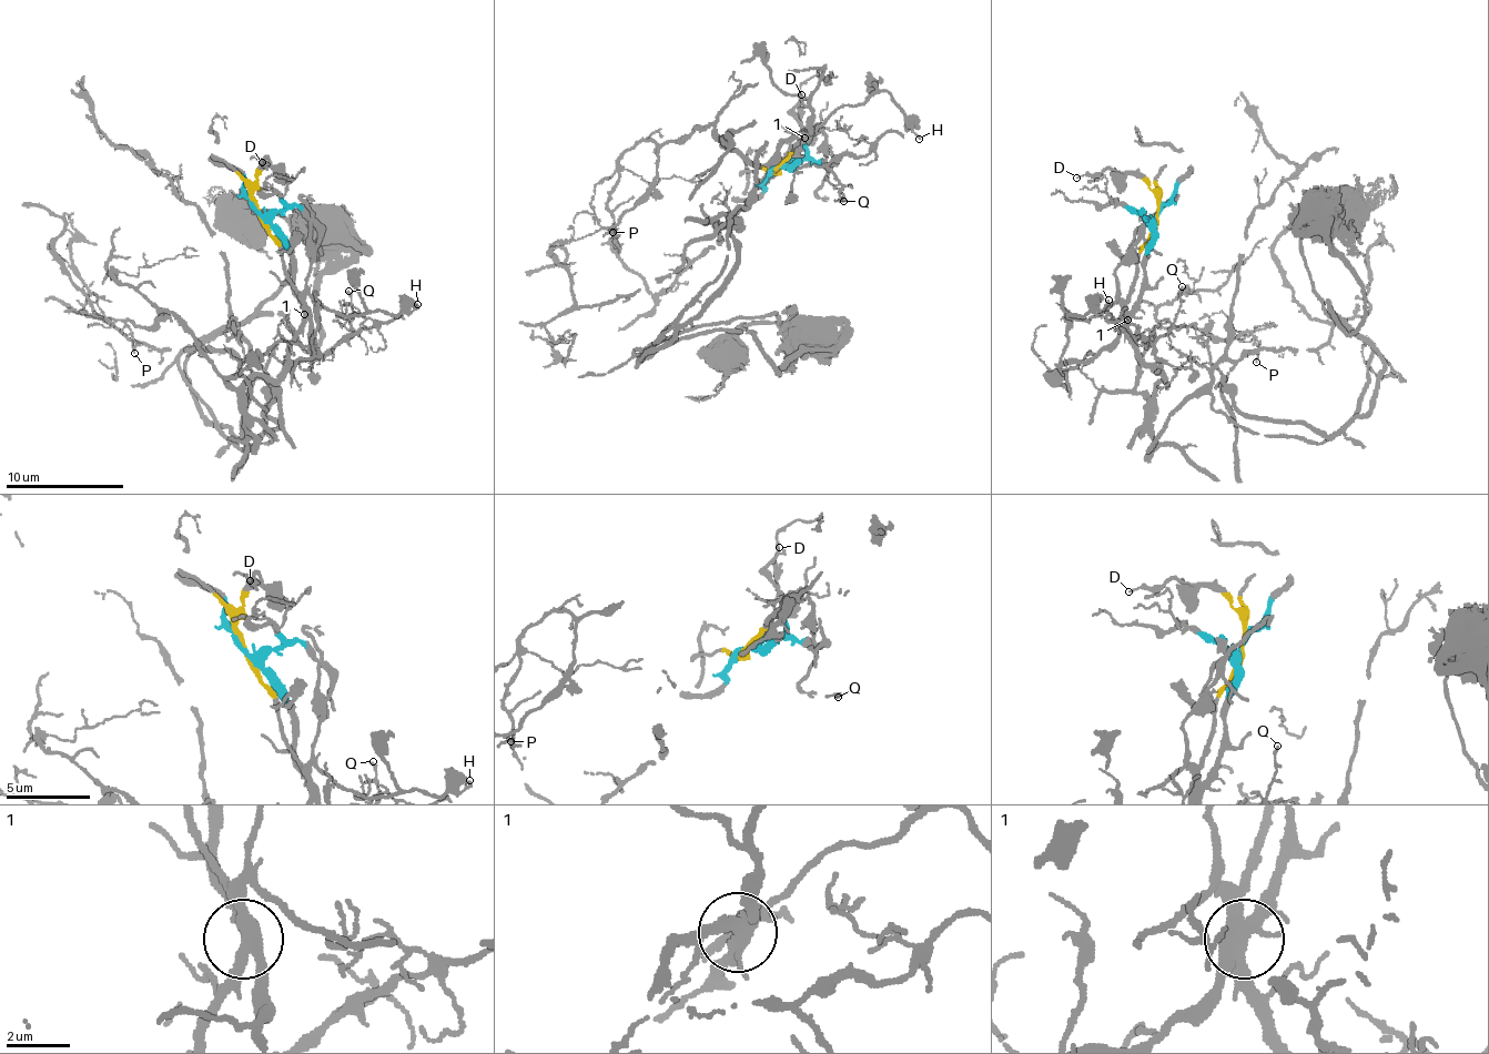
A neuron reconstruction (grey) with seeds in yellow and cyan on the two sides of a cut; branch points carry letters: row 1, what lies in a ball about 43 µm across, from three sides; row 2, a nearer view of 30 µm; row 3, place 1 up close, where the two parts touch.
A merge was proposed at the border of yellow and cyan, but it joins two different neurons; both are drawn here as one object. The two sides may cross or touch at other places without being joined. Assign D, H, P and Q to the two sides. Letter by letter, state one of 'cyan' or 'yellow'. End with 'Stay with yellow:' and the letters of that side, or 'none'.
D: yellow
H: yellow
P: cyan
Q: cyan
Stay with yellow: D, H

